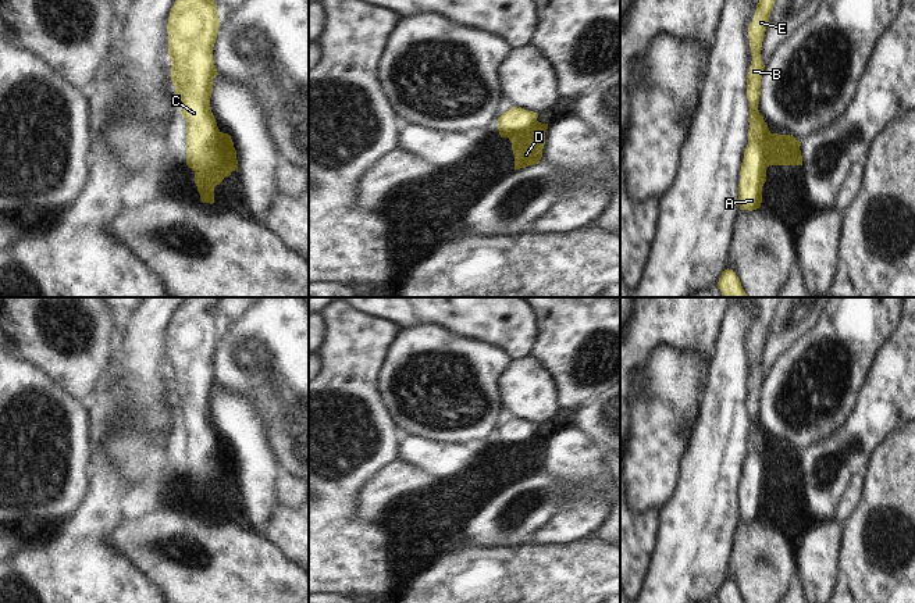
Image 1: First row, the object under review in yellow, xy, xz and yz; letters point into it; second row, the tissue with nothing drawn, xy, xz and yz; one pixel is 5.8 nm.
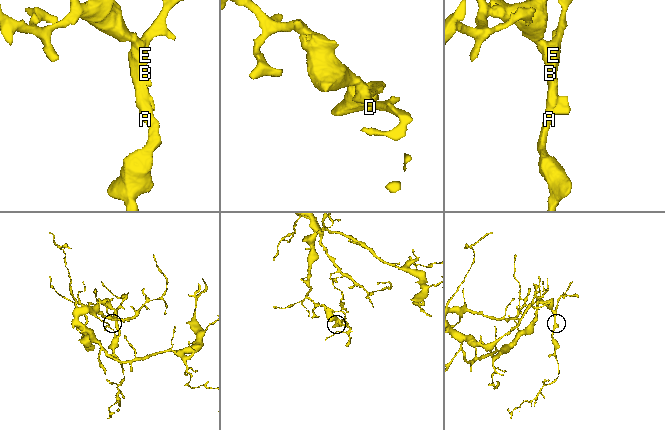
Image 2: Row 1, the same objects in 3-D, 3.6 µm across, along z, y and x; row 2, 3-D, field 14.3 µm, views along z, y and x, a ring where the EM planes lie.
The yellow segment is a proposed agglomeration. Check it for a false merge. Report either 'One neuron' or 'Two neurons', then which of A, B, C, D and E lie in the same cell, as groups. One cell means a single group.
Two neurons. Groups: A B C E / D.

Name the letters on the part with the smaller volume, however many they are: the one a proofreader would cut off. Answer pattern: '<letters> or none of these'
D

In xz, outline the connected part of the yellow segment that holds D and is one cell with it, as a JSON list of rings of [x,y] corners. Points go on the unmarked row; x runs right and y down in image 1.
[[[535,432],[528,439],[516,442],[509,447],[515,465],[515,482],[540,474],[546,440],[548,435]]]

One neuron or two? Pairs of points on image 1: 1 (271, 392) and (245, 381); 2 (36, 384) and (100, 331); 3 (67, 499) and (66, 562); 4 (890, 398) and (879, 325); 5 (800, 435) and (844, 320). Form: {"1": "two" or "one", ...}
{"1": "one", "2": "two", "3": "two", "4": "two", "5": "one"}

